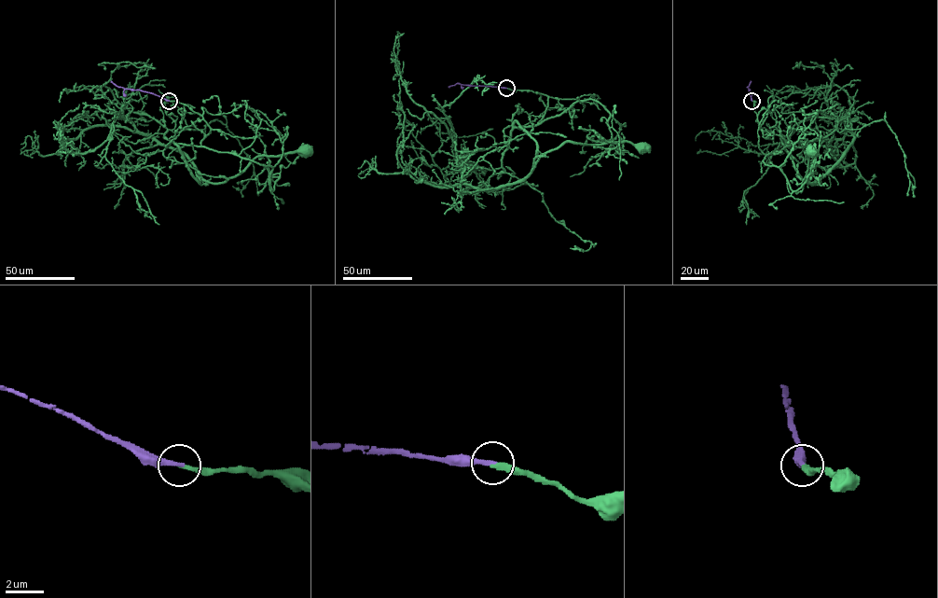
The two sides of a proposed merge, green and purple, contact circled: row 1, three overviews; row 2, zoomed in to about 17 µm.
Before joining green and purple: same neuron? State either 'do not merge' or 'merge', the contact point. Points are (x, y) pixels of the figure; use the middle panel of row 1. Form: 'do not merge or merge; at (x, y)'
merge; at (506, 88)

